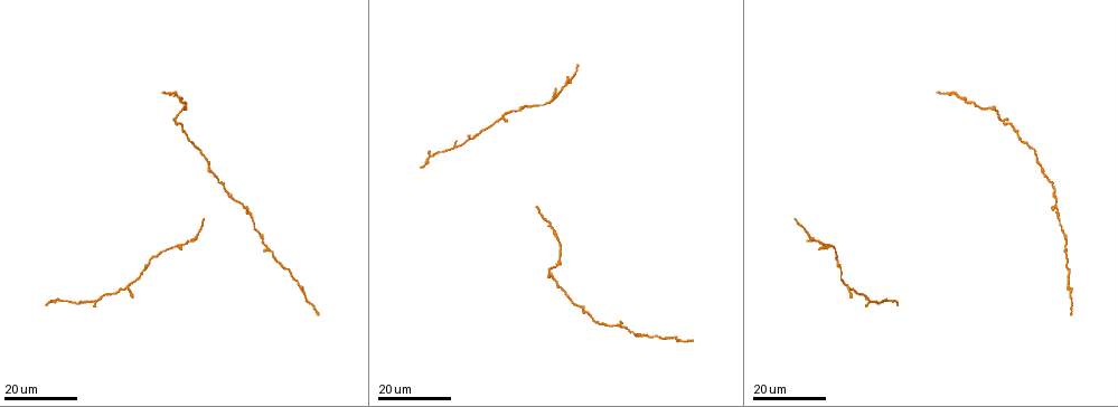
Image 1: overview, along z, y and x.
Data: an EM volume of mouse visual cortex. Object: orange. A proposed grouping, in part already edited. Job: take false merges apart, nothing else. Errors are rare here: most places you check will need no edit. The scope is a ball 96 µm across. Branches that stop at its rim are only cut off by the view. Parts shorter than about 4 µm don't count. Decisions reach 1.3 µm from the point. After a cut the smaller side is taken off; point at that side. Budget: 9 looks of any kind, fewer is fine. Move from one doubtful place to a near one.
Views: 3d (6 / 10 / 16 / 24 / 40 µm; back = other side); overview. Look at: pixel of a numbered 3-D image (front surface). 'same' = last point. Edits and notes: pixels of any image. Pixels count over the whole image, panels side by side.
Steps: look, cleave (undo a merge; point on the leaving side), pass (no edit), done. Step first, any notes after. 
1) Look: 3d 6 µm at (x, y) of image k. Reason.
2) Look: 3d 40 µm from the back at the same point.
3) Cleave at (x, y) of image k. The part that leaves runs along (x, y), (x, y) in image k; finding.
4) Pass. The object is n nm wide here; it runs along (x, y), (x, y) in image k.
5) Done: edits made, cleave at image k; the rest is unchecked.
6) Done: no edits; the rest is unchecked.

Look: 3d 24 µm at (828, 243) of image 1. Side arm on a straight run.

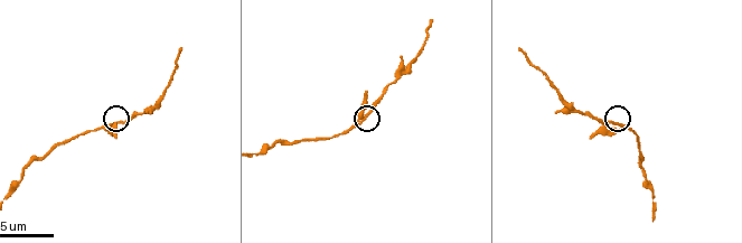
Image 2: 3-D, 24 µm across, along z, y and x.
Look: 3d 10 µm at (365, 116) of image 2. Zoom in.

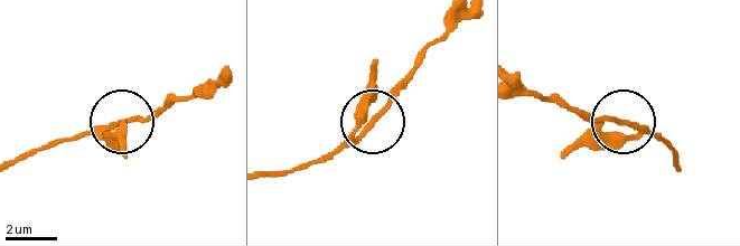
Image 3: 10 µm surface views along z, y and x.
Pass. All the same neuron.

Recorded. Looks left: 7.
Look: 3d 6 µm at (410, 62) of image 2. Calibre changes.

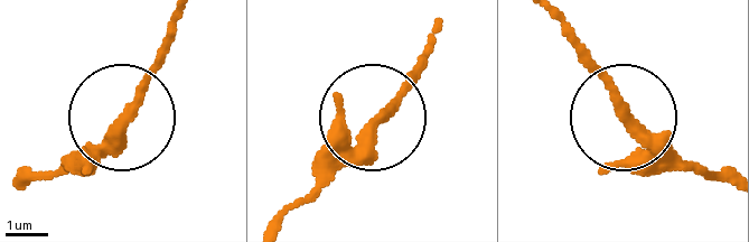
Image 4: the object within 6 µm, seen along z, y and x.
Pass. All the same neuron.

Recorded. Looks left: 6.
Look: 3d 24 µm at (97, 301) of image 1. Thick turns thin.

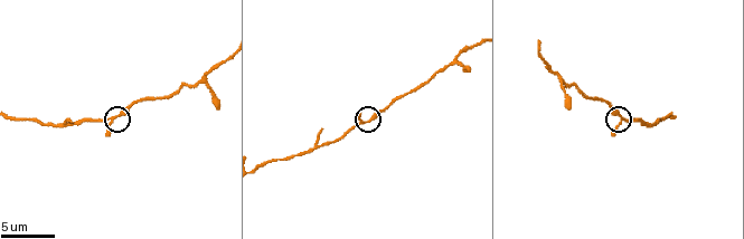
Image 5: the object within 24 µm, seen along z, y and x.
Look: 3d 6 µm at (113, 119) of image 5. Closer look.

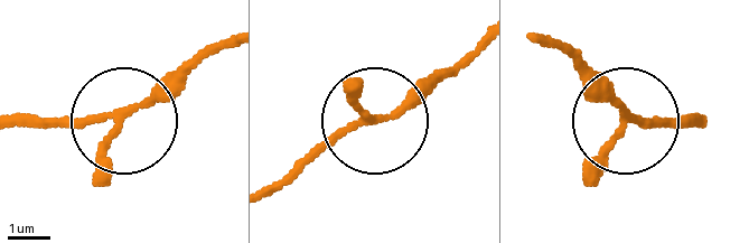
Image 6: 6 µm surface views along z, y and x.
Pass. It runs along (230, 43), (133, 114), (40, 118) in image 6; all the same neuron.

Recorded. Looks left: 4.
Look: 3d 16 µm at (298, 285) of image 1. Sudden change in width.

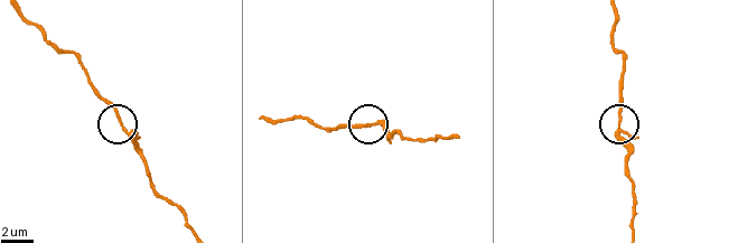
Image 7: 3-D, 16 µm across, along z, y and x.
Look: 3d 10 µm at (378, 122) of image 7.

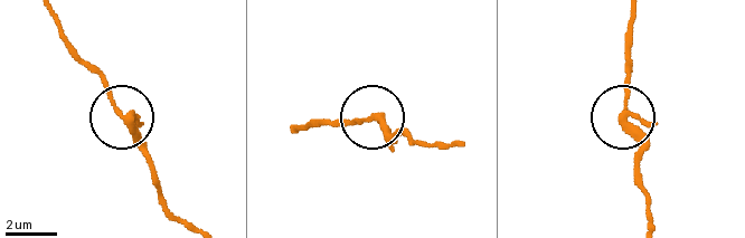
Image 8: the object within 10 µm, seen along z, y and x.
Pass. It runs along (293, 124), (370, 117), (403, 135) in image 8; continuous, no second neuron.

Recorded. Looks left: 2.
Done: no edits; the rest is unchecked.

